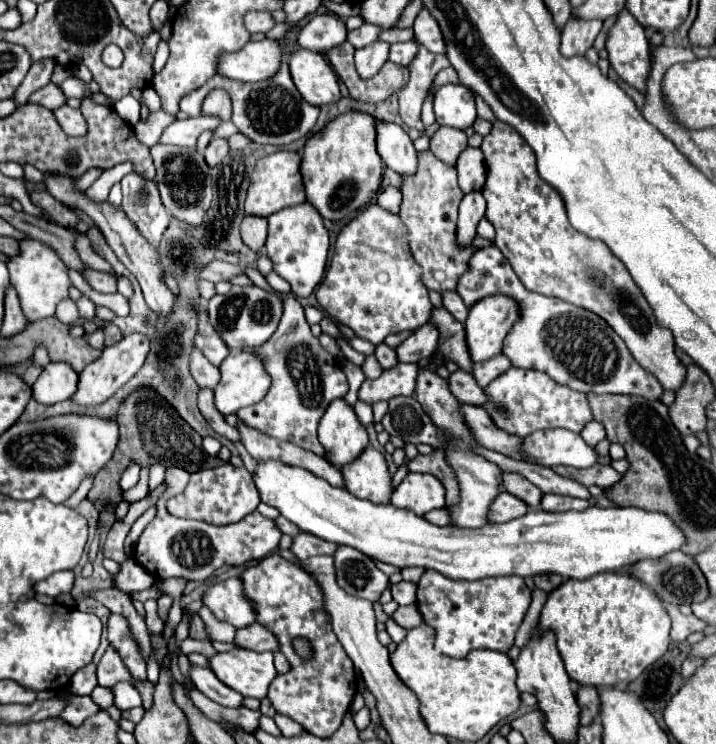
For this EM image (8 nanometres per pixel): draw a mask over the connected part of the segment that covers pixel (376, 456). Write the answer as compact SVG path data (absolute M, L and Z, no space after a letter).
M365 448L359 458L341 468L345 488L357 498L371 502L389 502L391 498L391 476L383 454L375 448Z

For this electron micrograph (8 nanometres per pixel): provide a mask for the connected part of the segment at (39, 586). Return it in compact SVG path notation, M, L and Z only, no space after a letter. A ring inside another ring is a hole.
M63 570L51 574L47 580L41 580L35 584L37 594L47 594L47 596L57 596L57 594L67 594L73 586L73 572Z

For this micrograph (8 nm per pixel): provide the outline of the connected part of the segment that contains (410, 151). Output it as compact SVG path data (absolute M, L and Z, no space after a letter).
M391 122L377 124L377 152L385 166L399 176L413 176L417 172L417 152L407 132Z

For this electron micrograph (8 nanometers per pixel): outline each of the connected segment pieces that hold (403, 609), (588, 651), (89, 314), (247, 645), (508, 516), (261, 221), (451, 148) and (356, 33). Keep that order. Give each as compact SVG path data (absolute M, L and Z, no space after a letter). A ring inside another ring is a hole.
M411 604L411 606L399 606L399 608L393 612L393 620L395 620L399 626L407 628L407 630L423 624L423 618L421 618L421 614L419 614L419 610L417 610L415 604Z
M607 572L591 580L567 580L553 590L541 610L539 632L555 632L557 650L565 662L567 674L581 686L619 686L637 680L637 676L669 648L671 618L661 600L631 574Z
M85 295L76 301L80 317L84 320L93 320L95 316L95 304Z
M249 624L245 628L239 628L235 632L235 640L233 644L237 648L245 648L245 650L255 650L255 652L277 652L279 650L279 644L277 644L277 638L267 630L263 628L261 624Z
M501 492L489 508L489 522L507 522L507 520L515 520L519 516L523 516L523 512L527 512L527 504L523 504L519 498L511 496L509 492Z
M247 214L241 224L241 238L251 250L261 252L267 238L267 218Z
M439 128L435 136L431 138L429 150L445 164L455 166L457 156L467 148L467 136L465 132L459 132L455 128Z
M363 24L361 28L357 28L357 30L353 30L353 32L347 34L347 42L351 42L355 48L363 48L363 46L375 42L377 36L379 36L379 32L381 32L379 26Z

